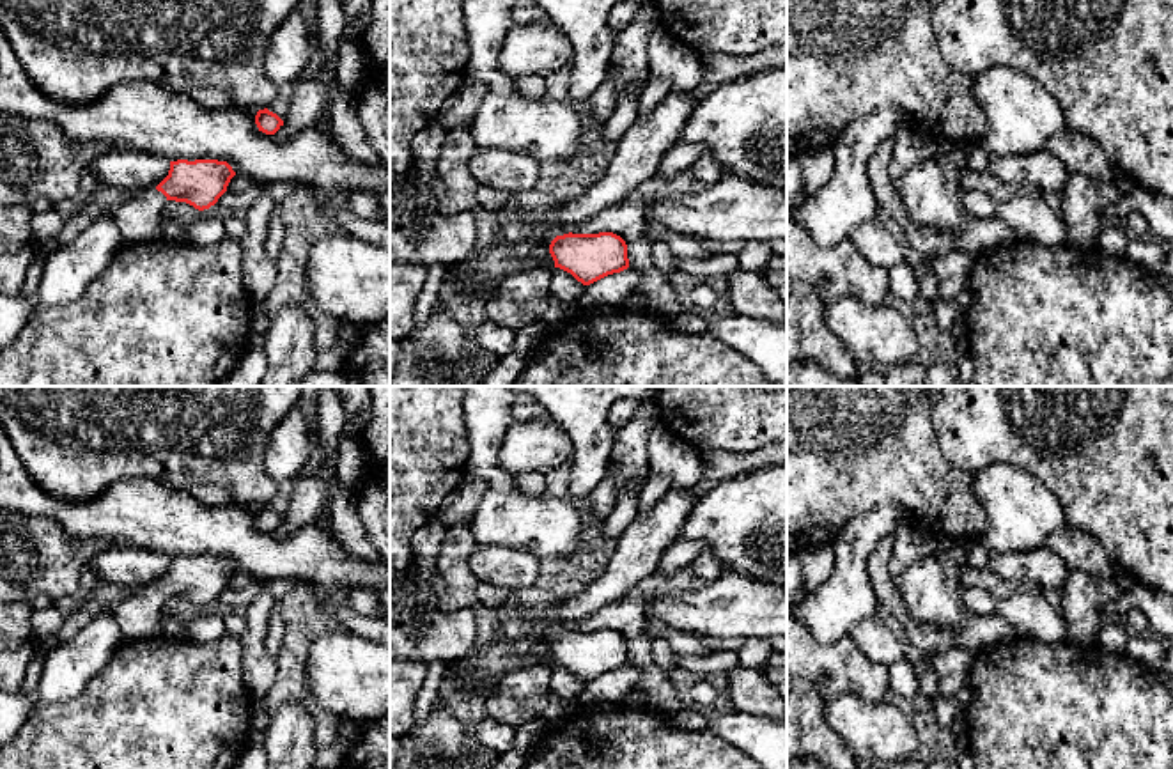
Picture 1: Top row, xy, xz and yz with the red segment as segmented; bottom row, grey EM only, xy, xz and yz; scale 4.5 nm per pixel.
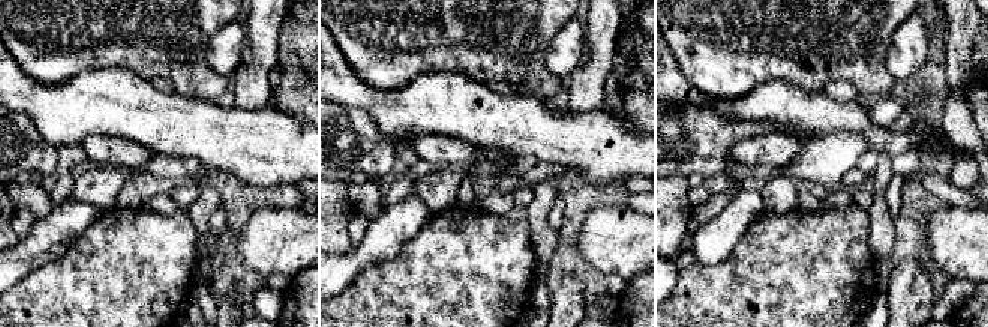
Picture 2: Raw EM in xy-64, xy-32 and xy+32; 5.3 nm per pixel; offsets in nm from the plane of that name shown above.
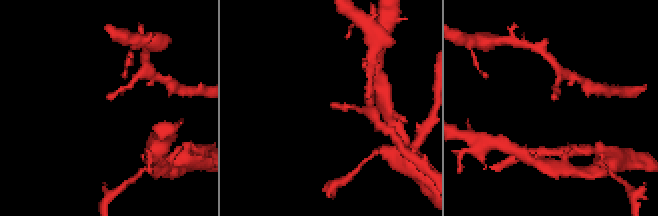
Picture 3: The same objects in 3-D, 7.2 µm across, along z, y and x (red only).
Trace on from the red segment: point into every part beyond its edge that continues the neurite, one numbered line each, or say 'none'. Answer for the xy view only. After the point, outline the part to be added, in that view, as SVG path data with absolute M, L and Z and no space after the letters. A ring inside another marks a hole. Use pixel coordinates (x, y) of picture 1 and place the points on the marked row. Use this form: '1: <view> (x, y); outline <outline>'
1: xy (137, 215); outline M156 188L129 193L115 202L108 216L115 221L122 243L136 245L161 237L159 216L167 197Z

